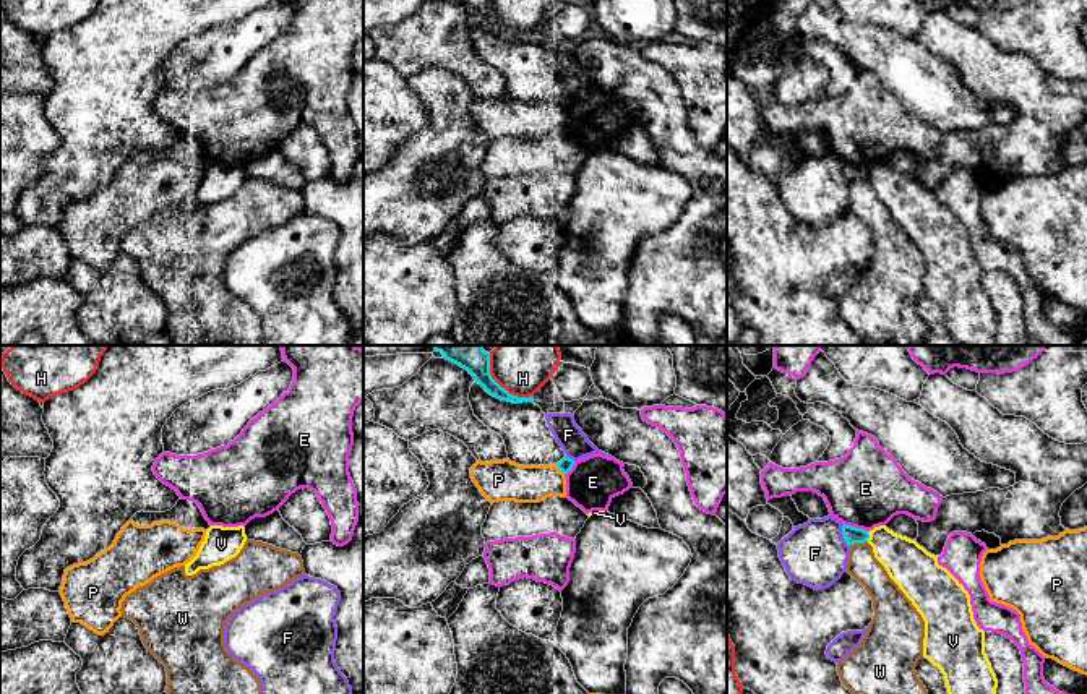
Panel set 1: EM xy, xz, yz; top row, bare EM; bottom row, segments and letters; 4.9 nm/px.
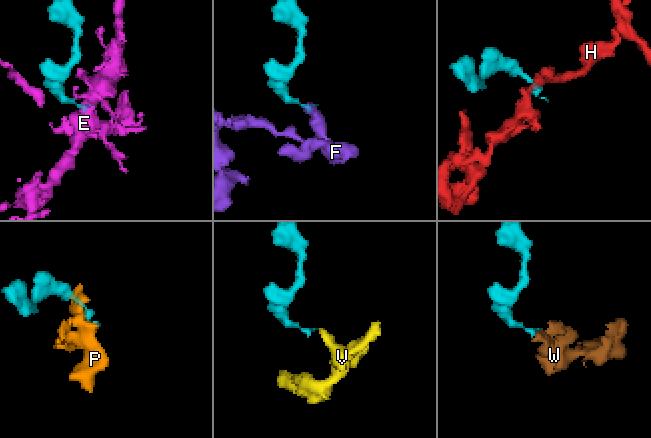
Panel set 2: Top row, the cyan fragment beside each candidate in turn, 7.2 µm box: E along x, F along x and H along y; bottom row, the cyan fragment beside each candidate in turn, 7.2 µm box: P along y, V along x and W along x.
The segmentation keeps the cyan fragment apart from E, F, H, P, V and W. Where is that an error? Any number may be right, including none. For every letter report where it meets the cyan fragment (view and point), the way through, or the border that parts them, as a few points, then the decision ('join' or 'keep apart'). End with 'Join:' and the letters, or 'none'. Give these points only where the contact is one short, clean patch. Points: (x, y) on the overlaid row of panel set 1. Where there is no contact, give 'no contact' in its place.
E: yz (855, 527) | keep apart
F: yz (842, 534) | keep apart
H: xz (500, 386) | keep apart
P: xz (560, 469) | keep apart
V: yz (868, 537) | keep apart
W: yz (857, 542) | keep apart
Join: none

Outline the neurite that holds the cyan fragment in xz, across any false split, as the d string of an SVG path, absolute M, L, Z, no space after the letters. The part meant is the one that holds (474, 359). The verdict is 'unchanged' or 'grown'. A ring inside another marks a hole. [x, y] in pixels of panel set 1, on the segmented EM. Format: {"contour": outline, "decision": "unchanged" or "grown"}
{"contour": "M435 345L435 352L441 352L446 360L467 370L490 396L513 404L534 402L534 396L513 396L492 378L490 353L482 345Z", "decision": "unchanged"}

